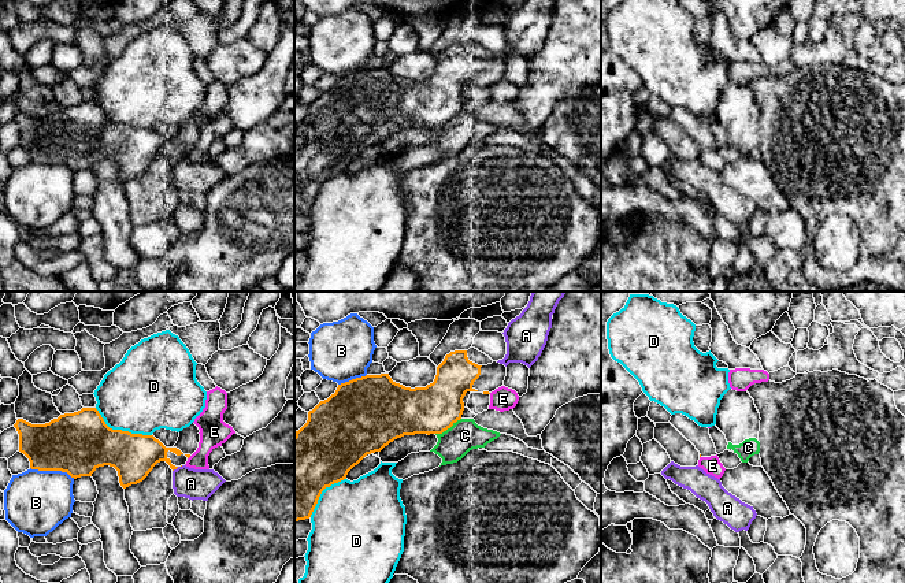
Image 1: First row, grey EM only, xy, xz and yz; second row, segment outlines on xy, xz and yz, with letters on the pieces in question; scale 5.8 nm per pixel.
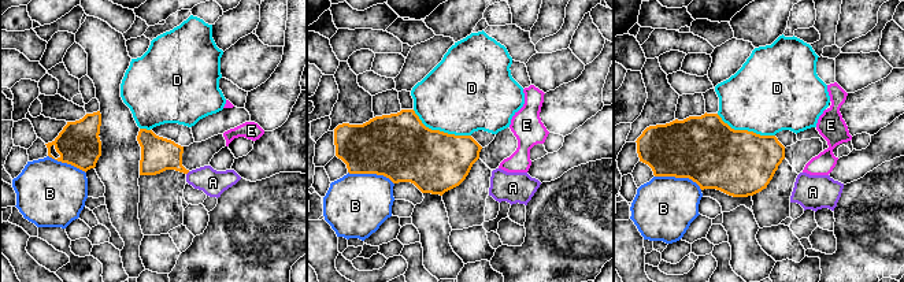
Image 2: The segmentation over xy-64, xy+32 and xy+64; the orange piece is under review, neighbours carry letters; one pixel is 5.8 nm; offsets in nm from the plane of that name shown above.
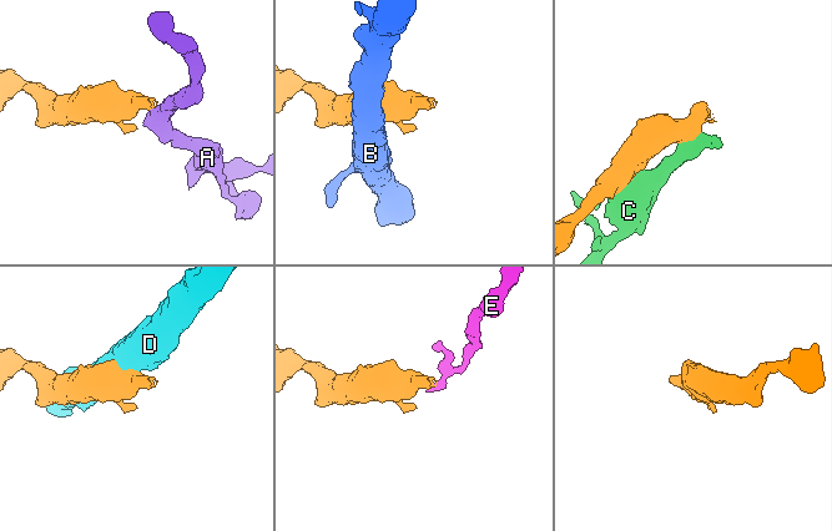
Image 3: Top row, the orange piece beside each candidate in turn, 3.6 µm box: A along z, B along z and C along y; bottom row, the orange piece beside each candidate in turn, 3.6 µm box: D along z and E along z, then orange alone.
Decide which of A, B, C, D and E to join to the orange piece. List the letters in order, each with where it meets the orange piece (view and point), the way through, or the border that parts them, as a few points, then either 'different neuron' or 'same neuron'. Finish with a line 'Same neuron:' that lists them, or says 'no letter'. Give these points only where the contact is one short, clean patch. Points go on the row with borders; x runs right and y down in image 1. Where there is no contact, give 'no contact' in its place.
A: xy (175, 468) | different neuron
B: xy (52, 470) | different neuron
C: xz (448, 427) | different neuron
D: xy (121, 430) | different neuron
E: no contact | different neuron
Same neuron: no letter

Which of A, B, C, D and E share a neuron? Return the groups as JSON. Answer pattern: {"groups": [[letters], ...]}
{"groups": [["A"], ["B"], ["C"], ["D"], ["E"]]}

